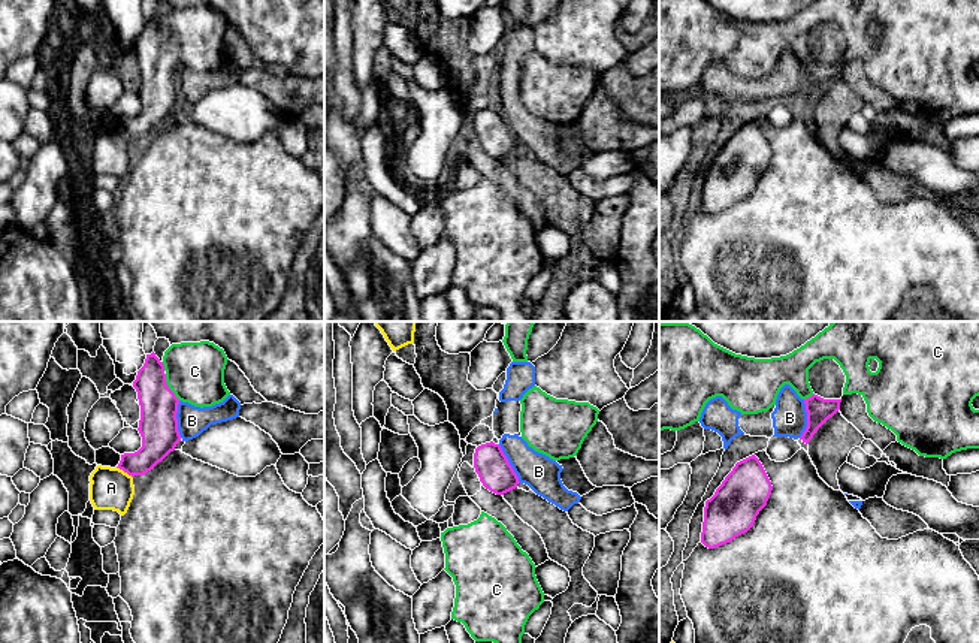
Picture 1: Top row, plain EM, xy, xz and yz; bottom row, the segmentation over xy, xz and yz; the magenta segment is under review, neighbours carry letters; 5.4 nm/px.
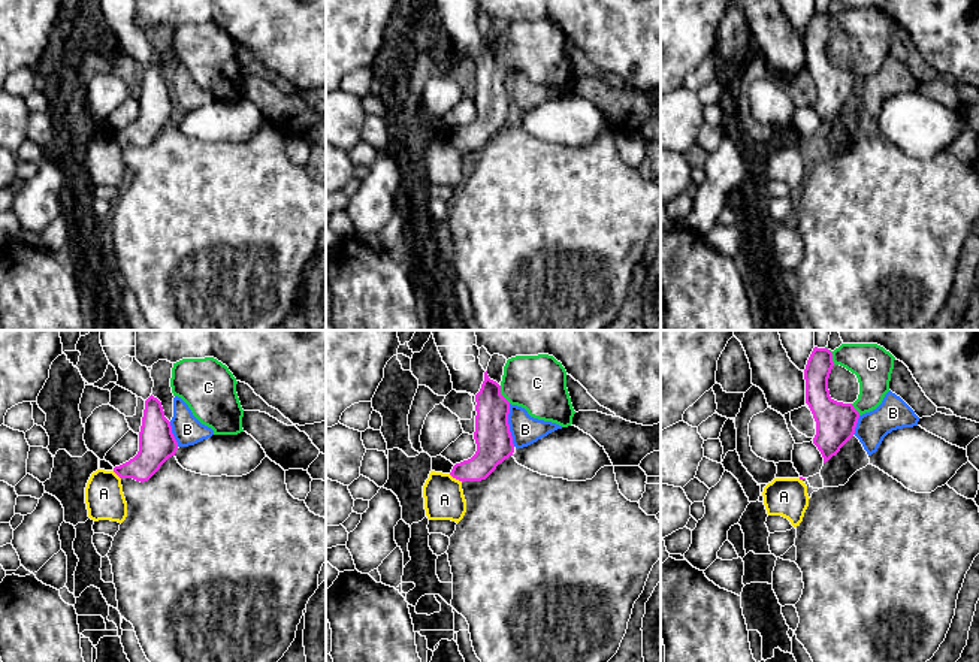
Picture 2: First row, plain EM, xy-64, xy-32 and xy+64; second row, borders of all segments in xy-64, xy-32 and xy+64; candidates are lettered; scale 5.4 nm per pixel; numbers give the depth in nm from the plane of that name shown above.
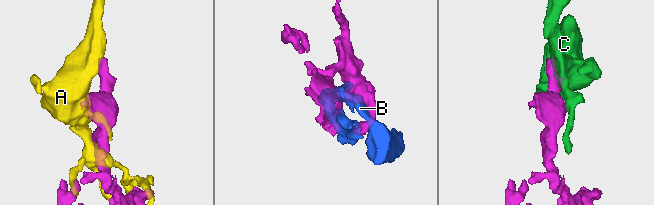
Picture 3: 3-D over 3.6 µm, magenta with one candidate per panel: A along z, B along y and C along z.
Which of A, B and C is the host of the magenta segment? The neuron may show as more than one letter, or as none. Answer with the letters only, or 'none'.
C

